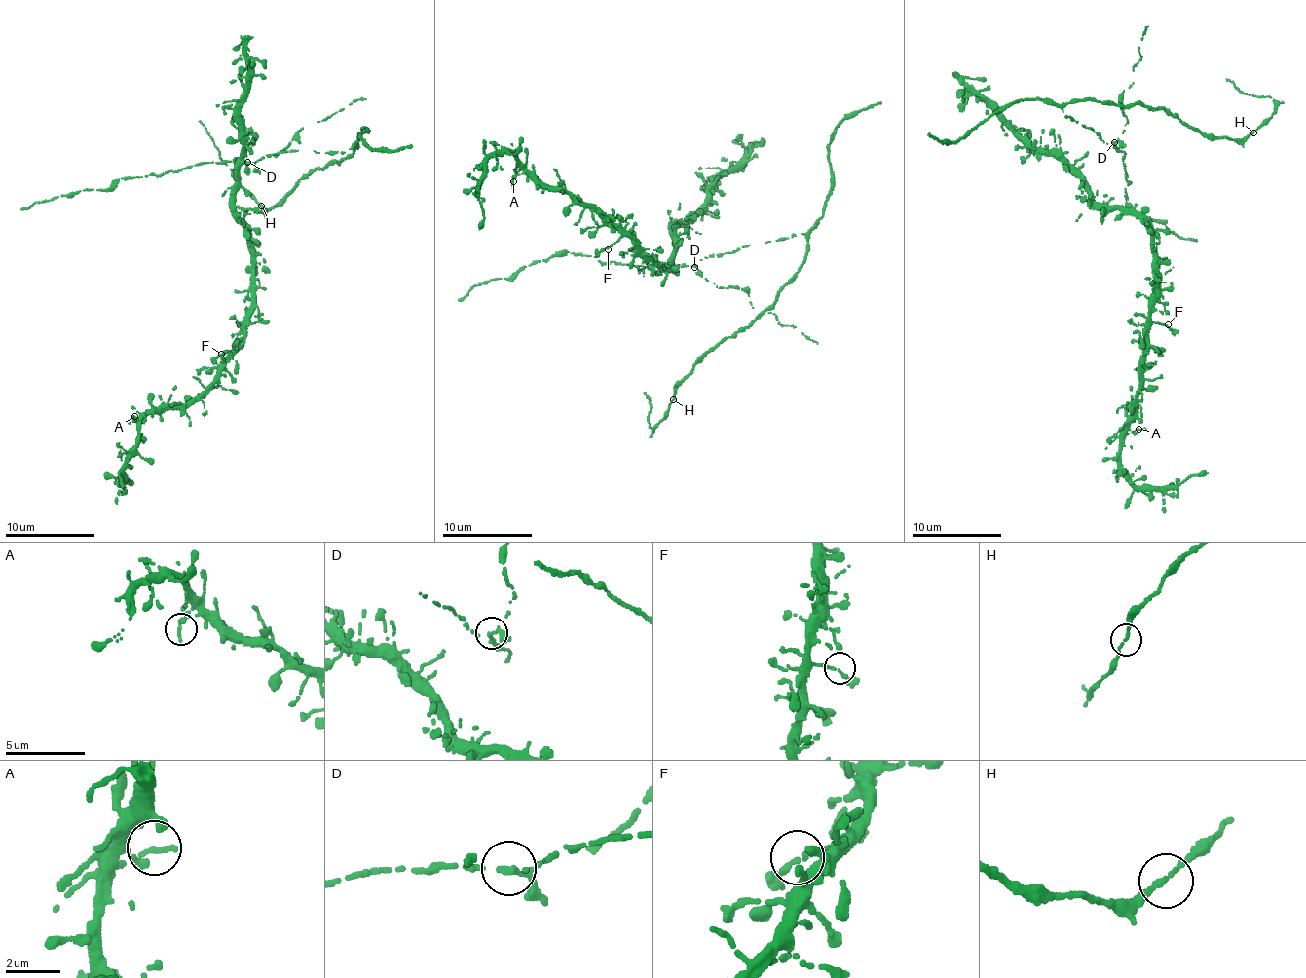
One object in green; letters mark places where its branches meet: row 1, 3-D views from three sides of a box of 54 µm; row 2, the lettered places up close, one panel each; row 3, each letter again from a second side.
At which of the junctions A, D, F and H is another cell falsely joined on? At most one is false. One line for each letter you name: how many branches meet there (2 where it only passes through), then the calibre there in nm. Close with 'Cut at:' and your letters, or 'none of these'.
D: 2 branches meet; 170 nm thick
Cut at: D

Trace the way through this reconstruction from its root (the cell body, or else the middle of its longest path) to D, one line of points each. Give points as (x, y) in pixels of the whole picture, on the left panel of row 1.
D: (236, 163), (247, 161)

